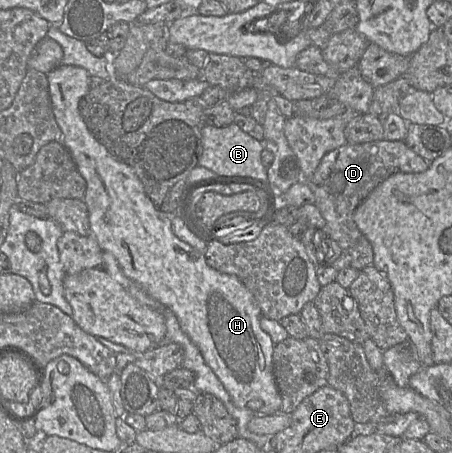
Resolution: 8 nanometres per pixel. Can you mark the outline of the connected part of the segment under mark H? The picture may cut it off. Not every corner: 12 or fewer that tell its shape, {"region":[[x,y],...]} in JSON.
{"region":[[47,73],[92,236],[173,311],[235,406],[278,413],[275,345],[238,277],[180,240]]}

